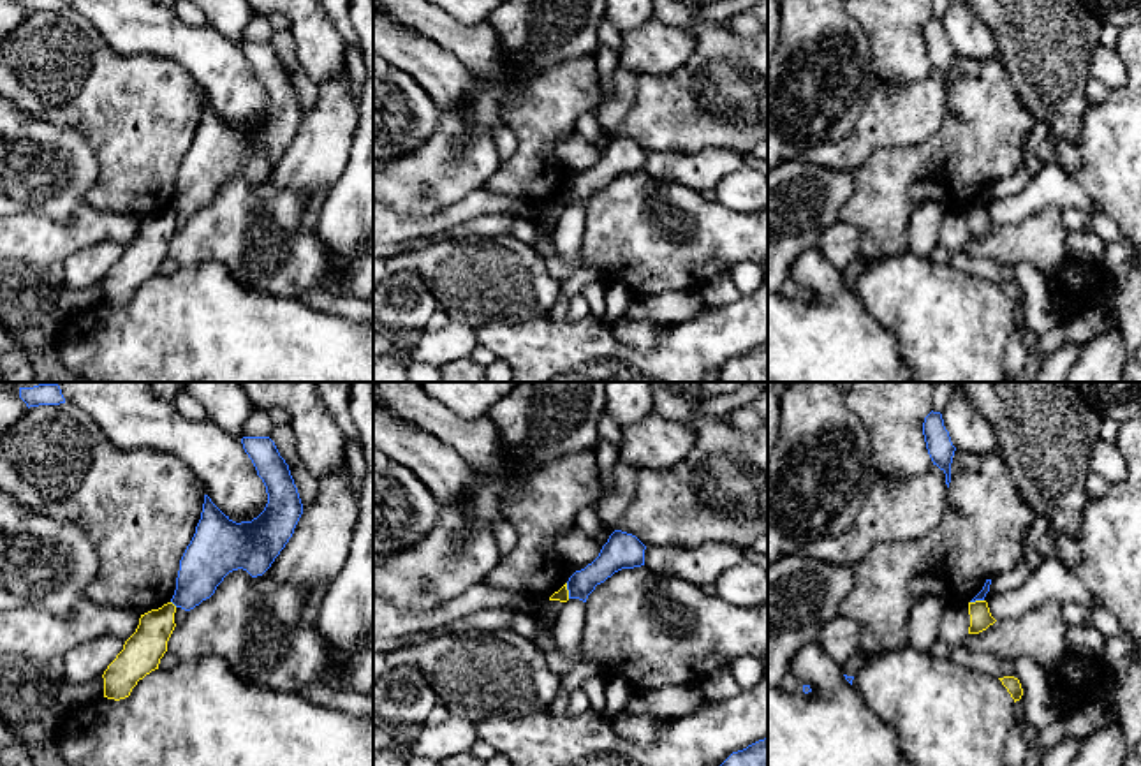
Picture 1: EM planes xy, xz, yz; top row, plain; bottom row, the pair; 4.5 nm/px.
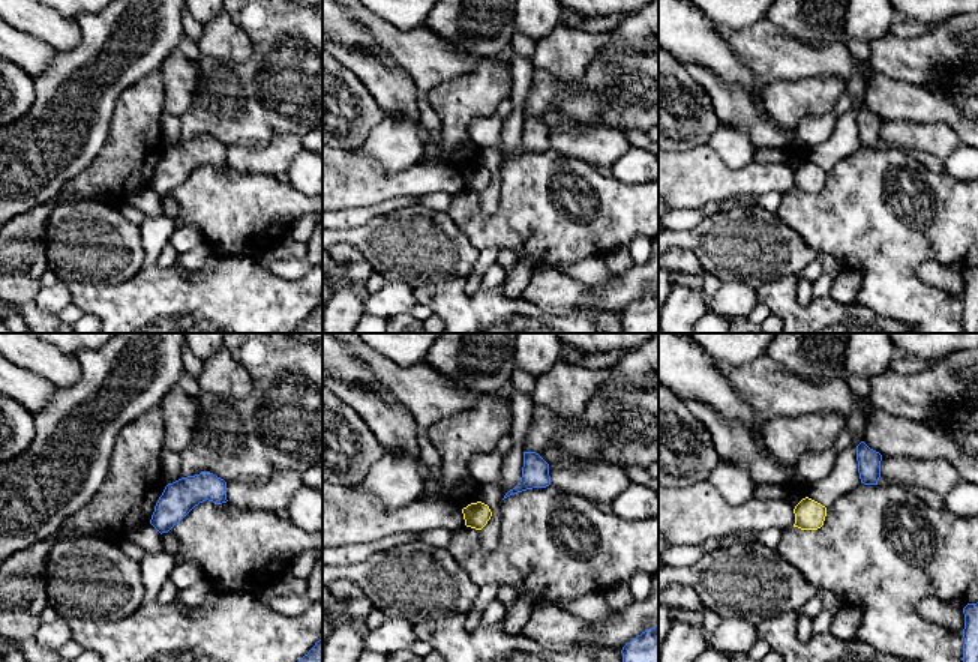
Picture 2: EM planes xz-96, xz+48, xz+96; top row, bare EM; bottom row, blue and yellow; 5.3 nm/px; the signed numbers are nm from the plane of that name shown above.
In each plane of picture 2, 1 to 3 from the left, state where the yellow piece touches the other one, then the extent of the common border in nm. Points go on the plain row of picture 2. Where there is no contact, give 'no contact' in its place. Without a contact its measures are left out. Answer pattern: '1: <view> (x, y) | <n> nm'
1: no contact
2: no contact
3: no contact

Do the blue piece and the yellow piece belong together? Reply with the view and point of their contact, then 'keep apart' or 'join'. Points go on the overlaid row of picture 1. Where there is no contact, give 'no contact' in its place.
meets blue in xz at (567, 589); keep apart

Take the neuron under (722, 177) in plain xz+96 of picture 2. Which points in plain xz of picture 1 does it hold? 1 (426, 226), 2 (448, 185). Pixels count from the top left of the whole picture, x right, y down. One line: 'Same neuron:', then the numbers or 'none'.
Same neuron: 1

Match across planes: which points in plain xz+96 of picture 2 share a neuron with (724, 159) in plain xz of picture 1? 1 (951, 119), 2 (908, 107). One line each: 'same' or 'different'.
1: different
2: different

